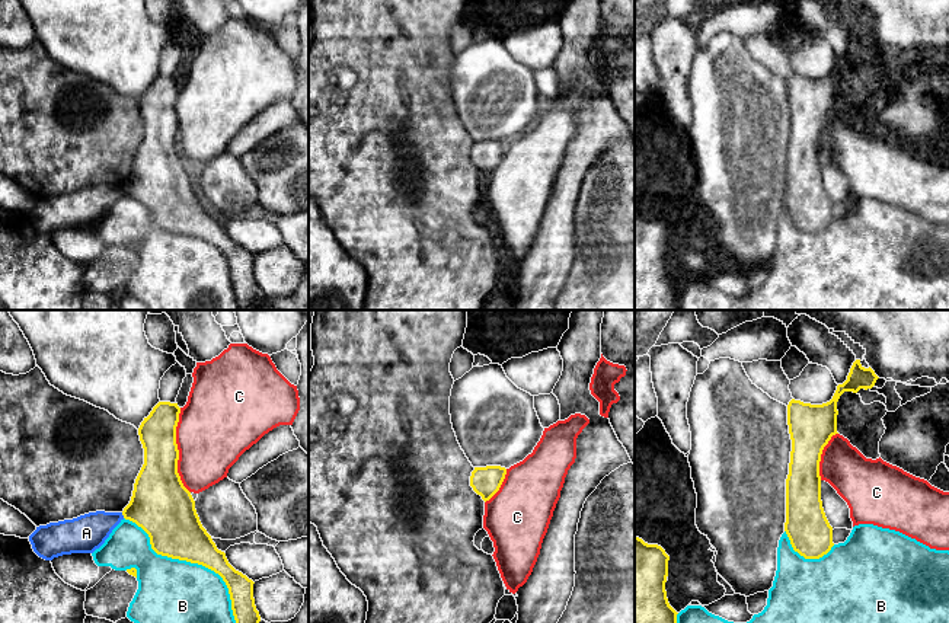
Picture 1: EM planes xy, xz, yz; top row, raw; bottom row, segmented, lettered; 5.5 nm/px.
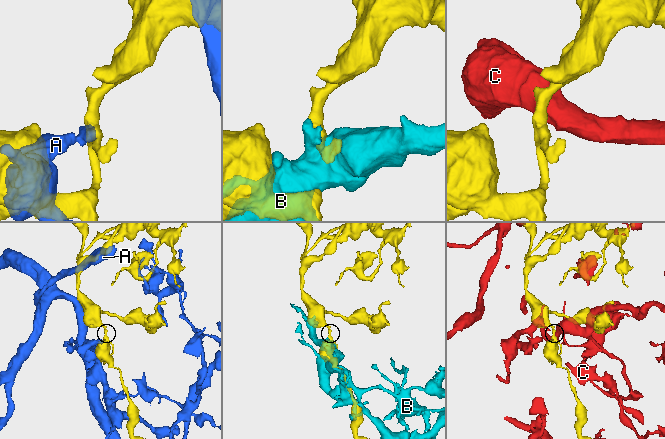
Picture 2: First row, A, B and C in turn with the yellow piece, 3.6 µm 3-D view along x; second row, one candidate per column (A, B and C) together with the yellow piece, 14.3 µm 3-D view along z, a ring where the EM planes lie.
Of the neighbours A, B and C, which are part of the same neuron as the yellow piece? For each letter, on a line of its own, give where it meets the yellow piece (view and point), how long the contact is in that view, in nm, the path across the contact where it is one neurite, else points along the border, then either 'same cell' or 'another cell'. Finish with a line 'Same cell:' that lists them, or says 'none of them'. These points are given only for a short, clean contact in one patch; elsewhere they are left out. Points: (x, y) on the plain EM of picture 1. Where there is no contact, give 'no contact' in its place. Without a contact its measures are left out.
A: meets yellow in xy at (122, 188); contact 40 nm long; another cell
B: meets yellow in xy at (197, 236); contact 900 nm long; another cell
C: meets yellow in xy at (178, 124); contact 480 nm long; same cell
Same cell: C

